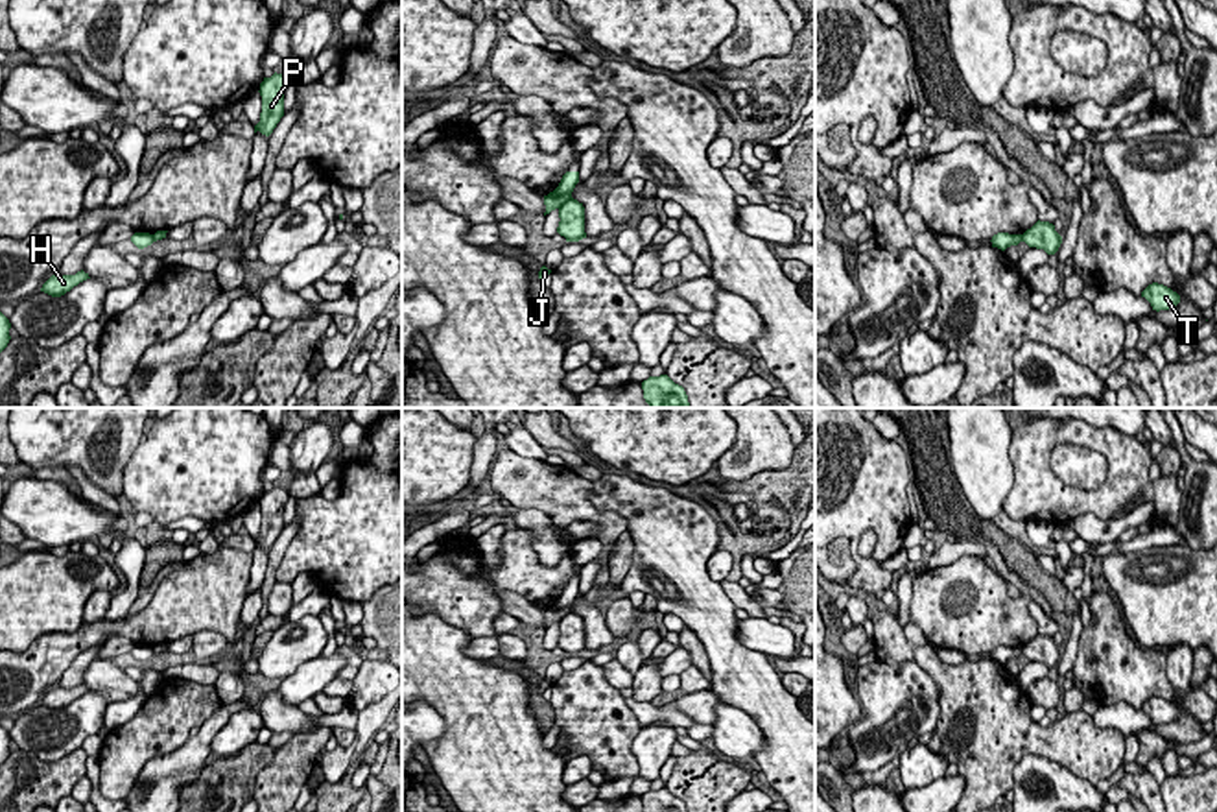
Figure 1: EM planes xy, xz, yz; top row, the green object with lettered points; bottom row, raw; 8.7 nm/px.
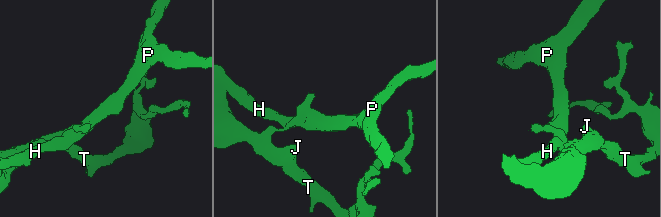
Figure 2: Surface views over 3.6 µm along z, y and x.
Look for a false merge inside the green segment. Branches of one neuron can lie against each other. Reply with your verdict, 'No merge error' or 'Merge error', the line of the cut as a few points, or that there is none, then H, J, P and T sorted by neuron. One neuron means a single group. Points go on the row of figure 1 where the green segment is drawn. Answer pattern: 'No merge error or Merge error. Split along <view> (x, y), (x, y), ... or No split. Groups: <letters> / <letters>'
Merge error. Split along xz (572, 198), (559, 209). Groups: H P / J T

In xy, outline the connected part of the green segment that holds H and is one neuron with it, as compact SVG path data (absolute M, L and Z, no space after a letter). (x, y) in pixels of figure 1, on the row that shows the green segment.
M83 269L77 271L76 275L52 275L41 288L41 292L52 295L52 297L61 297L66 292L70 292L74 286L77 286L79 282L90 279L89 273L85 273Z

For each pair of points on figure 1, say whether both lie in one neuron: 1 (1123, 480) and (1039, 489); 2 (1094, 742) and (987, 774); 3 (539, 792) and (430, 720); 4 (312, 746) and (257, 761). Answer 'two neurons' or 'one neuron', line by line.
1: one neuron
2: one neuron
3: two neurons
4: two neurons

